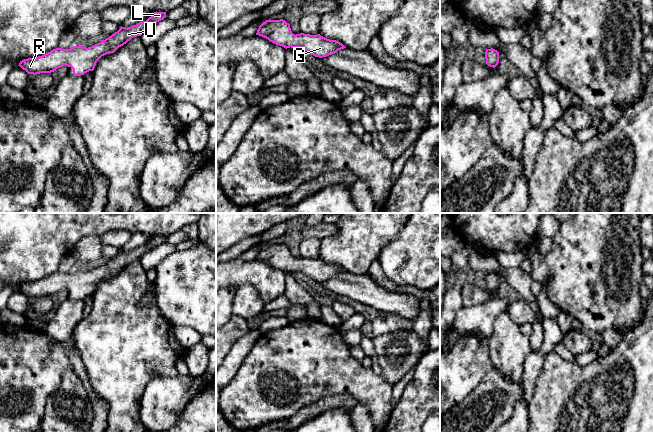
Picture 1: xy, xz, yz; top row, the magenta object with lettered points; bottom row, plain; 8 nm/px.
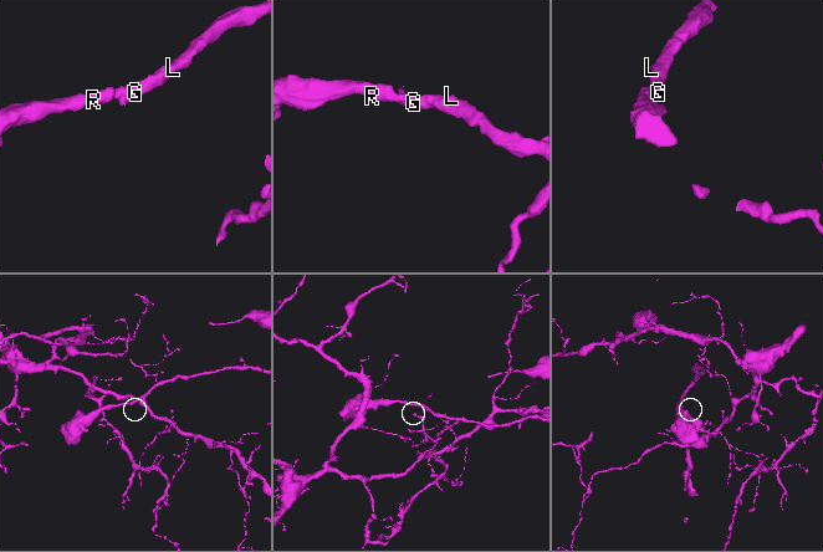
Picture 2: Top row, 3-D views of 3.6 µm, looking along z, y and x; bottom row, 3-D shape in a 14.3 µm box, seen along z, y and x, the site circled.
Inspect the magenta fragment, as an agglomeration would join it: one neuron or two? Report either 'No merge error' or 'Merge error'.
No merge error

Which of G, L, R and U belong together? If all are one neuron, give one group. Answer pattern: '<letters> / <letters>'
G L R U

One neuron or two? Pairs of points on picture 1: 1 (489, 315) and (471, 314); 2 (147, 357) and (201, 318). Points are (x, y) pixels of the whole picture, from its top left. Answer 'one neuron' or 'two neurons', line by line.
1: one neuron
2: two neurons

